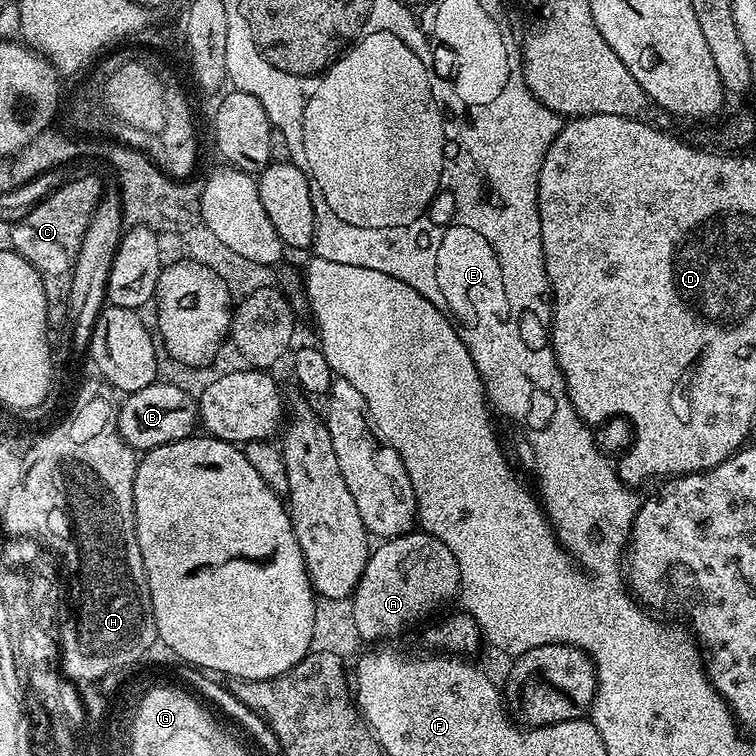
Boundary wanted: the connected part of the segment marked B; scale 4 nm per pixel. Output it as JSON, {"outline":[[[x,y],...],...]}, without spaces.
{"outline":[[[157,382],[142,390],[125,395],[124,405],[118,408],[116,421],[122,438],[133,450],[143,454],[150,448],[157,448],[170,442],[185,440],[198,428],[198,400],[178,386]]]}

